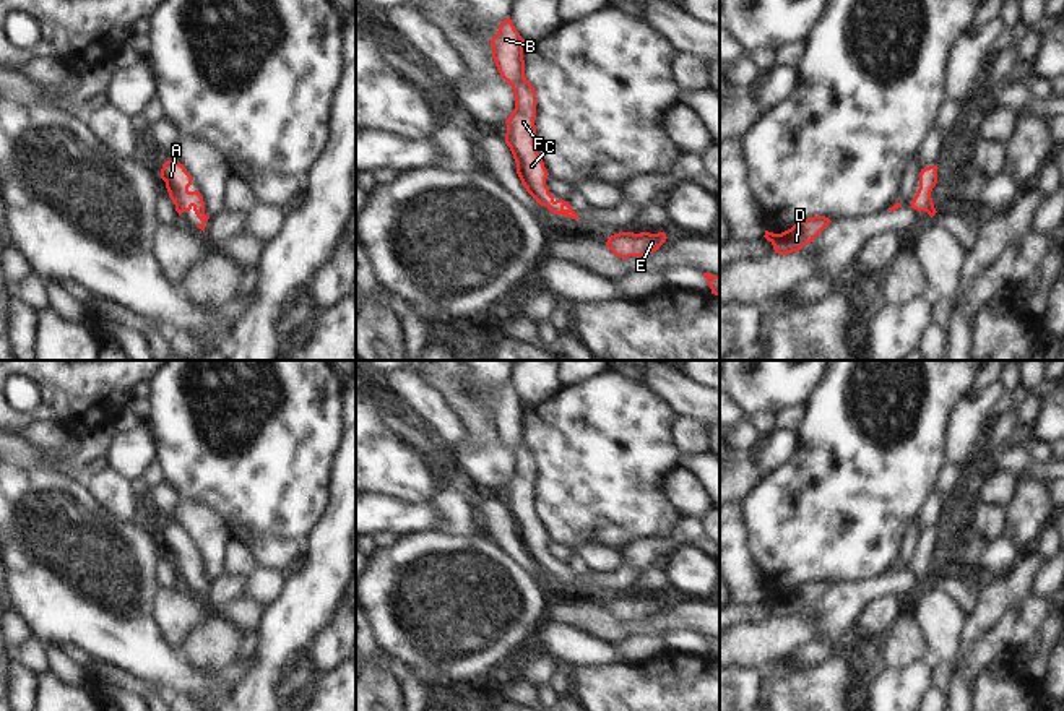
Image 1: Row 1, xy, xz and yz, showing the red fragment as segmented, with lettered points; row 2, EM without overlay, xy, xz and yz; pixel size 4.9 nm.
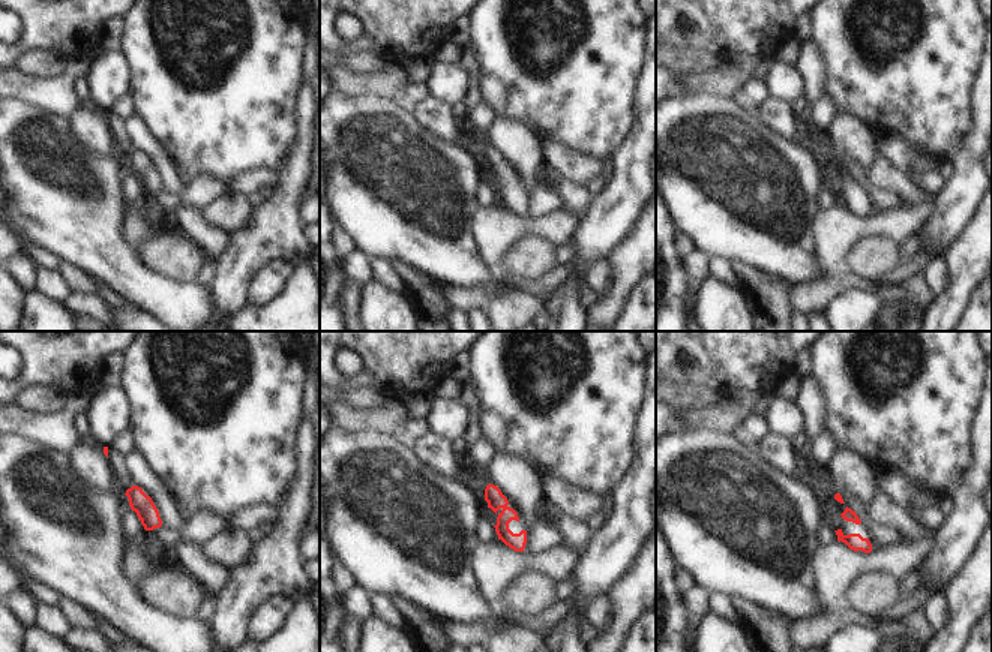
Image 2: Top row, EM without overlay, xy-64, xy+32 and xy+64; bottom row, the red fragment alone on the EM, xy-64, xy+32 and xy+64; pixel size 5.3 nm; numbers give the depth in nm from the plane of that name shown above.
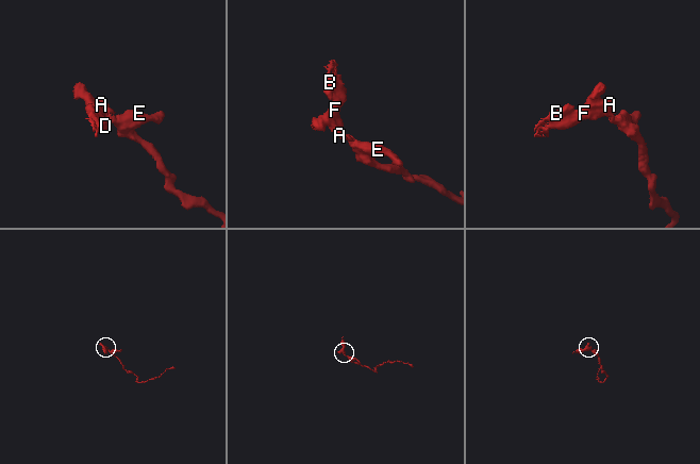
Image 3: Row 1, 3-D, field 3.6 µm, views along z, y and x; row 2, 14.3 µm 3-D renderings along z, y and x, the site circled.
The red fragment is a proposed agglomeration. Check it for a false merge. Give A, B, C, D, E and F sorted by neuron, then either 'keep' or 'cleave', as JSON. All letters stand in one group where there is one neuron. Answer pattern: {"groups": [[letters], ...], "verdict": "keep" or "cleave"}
{"groups": [["A", "B", "C", "D", "E", "F"]], "verdict": "keep"}

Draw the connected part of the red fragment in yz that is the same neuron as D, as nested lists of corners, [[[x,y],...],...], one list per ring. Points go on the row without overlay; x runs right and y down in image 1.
[[[814,580],[796,586],[781,597],[765,594],[763,601],[773,609],[775,617],[788,618],[811,607],[830,586],[825,580]]]

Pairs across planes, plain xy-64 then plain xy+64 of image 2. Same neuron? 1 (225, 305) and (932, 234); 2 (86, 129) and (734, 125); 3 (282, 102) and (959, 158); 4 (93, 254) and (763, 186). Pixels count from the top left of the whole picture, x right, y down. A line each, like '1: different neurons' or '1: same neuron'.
1: same neuron
2: different neurons
3: different neurons
4: same neuron

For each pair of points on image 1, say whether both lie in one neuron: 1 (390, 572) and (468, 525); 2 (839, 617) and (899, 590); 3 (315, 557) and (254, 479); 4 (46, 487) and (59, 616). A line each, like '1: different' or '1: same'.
1: different
2: same
3: different
4: same

